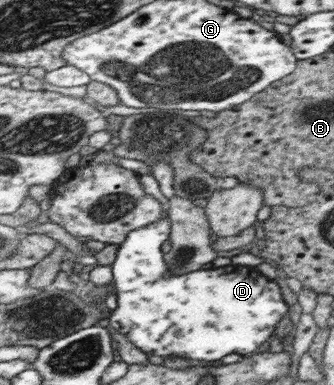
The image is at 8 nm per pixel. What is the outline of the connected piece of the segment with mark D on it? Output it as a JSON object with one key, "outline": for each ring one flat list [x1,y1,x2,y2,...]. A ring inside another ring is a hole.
{"outline":[[162,217,155,223,149,223,145,227,134,229,127,233,124,241,117,247,117,255,115,255,114,261,110,264,112,273,112,283,116,291,116,307,115,309,107,312,107,323,109,327,113,329,114,333,119,333,125,337,125,339,131,342,135,347,139,347,139,351,143,351,145,355,159,355,159,357,169,357,169,355,175,355,175,357,185,357,185,359,197,359,197,361,217,361,225,355,231,355,231,353,237,353,237,355,247,355,247,353,254,353,255,349,265,343,269,339,269,335,273,333,275,325,279,323,279,319,287,313,287,305,283,303,281,299,281,291,279,287,275,285,273,280,260,274,253,266,245,267,241,265,227,265,223,267,212,267,207,269,199,269,199,271,193,271,193,273,185,273,185,275,166,275,162,267,161,258,156,254,158,246,168,239,170,231,170,221,167,217]]}

